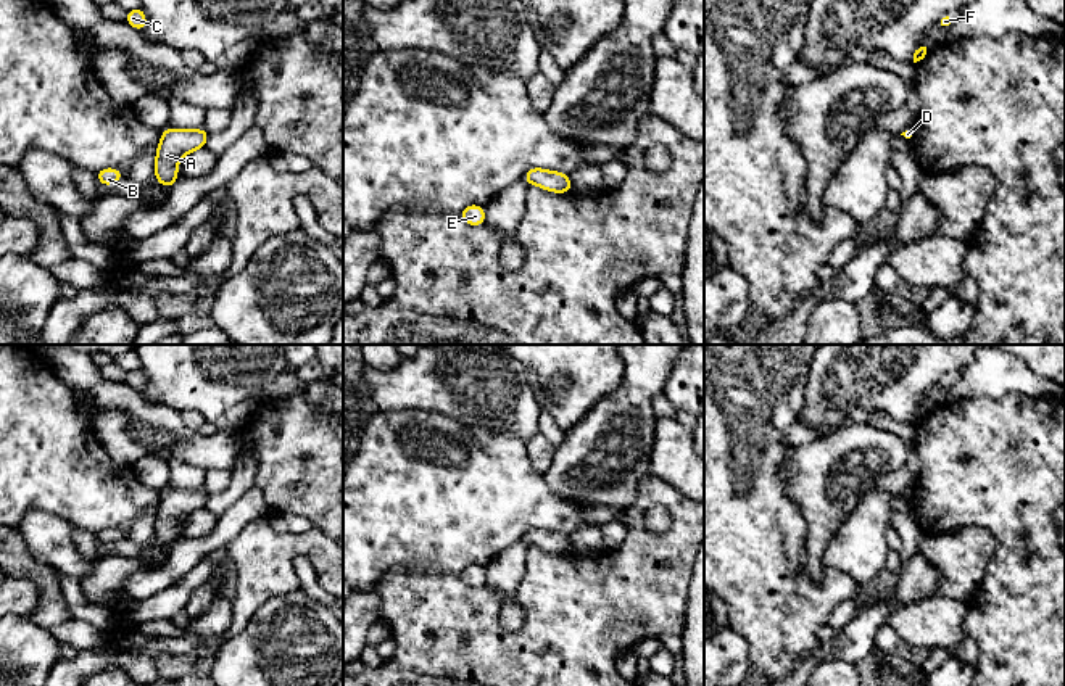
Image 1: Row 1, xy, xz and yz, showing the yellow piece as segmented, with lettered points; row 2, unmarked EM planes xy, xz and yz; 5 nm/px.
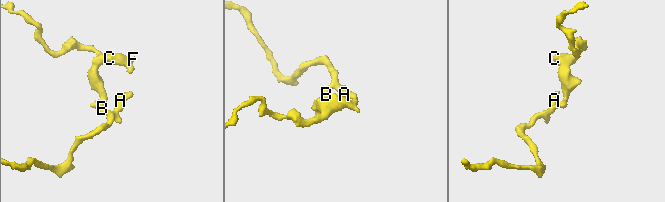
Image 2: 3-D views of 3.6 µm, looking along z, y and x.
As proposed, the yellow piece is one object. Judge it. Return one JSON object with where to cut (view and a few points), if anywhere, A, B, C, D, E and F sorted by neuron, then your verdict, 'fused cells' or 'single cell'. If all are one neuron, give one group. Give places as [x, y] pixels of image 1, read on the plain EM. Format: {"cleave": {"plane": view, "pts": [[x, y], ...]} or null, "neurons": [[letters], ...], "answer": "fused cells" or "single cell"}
{"cleave": null, "neurons": [["A", "B", "C", "D", "E", "F"]], "answer": "single cell"}

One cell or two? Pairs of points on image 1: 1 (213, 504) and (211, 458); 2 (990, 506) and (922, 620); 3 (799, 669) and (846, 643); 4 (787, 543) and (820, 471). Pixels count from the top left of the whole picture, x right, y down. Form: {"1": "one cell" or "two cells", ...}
{"1": "two cells", "2": "two cells", "3": "one cell", "4": "two cells"}

